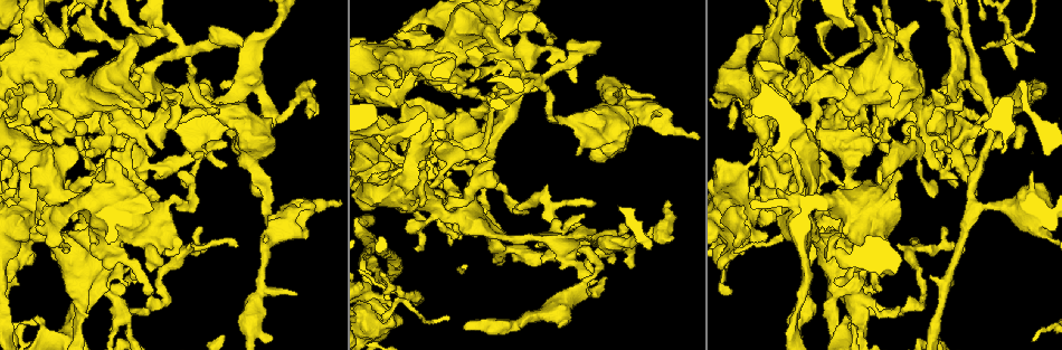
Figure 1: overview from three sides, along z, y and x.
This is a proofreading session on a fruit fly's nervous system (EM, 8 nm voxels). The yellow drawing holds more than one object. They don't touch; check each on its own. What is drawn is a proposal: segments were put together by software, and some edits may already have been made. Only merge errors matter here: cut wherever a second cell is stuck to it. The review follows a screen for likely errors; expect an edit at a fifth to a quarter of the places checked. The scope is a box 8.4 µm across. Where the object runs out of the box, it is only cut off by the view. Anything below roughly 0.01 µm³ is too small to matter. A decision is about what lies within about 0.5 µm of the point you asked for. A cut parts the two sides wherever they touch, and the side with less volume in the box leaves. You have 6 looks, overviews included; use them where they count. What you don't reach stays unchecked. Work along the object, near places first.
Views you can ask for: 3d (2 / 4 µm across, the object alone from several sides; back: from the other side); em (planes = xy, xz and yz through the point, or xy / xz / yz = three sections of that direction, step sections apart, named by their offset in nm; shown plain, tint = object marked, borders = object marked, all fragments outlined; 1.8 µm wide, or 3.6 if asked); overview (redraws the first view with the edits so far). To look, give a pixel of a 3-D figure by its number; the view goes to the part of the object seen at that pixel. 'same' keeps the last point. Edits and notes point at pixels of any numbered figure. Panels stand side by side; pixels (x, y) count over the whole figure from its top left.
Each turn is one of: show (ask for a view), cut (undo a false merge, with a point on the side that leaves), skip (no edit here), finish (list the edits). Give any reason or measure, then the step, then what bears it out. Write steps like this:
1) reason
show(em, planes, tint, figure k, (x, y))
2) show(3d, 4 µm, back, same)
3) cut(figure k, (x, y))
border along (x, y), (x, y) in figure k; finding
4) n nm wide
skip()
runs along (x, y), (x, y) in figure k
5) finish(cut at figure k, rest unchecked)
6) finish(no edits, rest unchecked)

four or more arms meet
show(3d, 4 µm, back, figure 1, (27, 224))

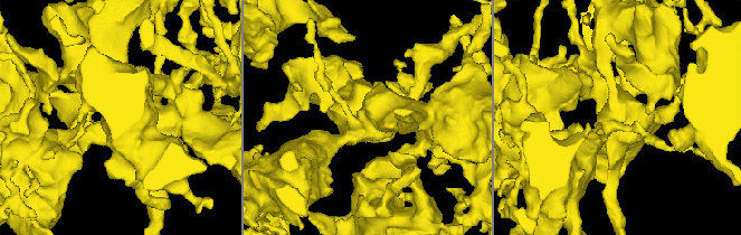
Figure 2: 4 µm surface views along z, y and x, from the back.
need the tissue
show(em, 3.6 µm, planes, borders, figure 2, (365, 123))

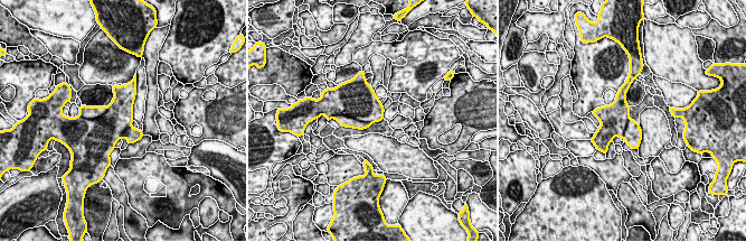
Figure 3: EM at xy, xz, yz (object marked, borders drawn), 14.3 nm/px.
cut(figure 3, (88, 112))
border along (107, 108), (97, 118), (84, 118) in figure 3; two cells meet here

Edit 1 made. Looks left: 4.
redraw
show(overview)

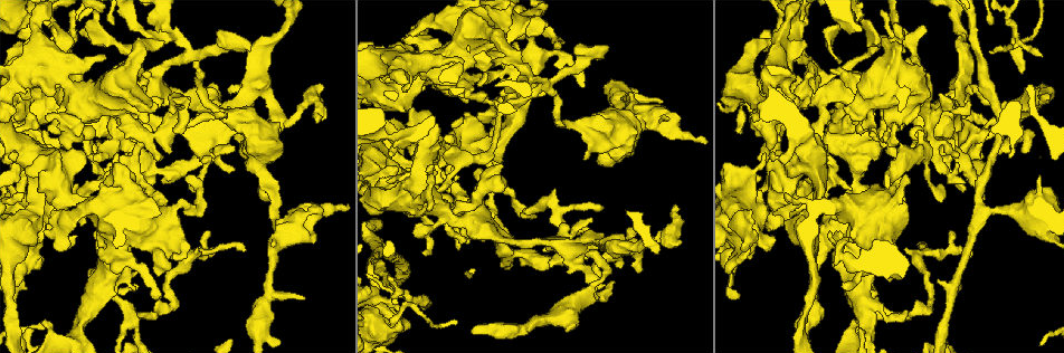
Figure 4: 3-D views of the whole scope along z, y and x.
abrupt turn
show(em, planes, plain, figure 4, (558, 43))

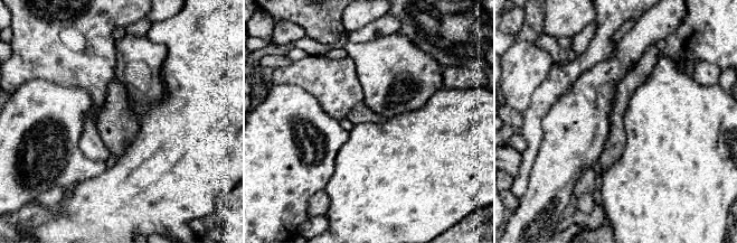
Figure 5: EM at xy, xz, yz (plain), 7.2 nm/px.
where the object lies
show(em, planes, tint, same)

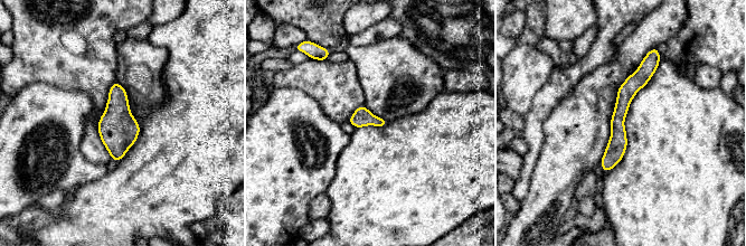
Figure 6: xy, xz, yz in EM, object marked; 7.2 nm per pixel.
skip()
runs along (647, 60), (625, 93), (606, 168) in figure 6; all the same cell

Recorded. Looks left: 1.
a narrow waist
show(em, xy, step 4, tint, figure 4, (801, 58))

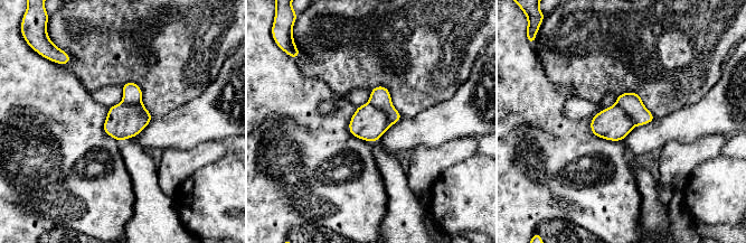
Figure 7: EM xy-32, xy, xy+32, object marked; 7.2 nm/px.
cut(figure 7, (380, 97))
border along (368, 102), (379, 108), (393, 123) in figure 7; two cells meet here

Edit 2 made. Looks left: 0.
finish(cut at figure 3, cut at figure 7, rest unchecked)

